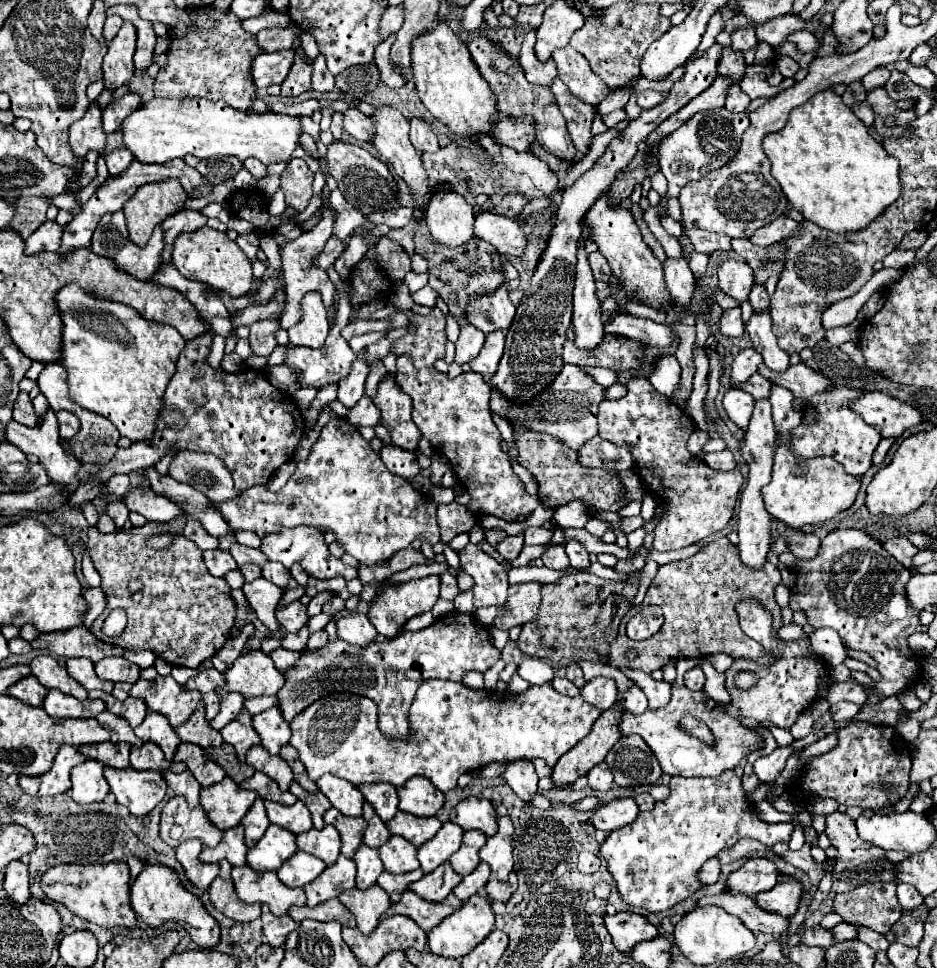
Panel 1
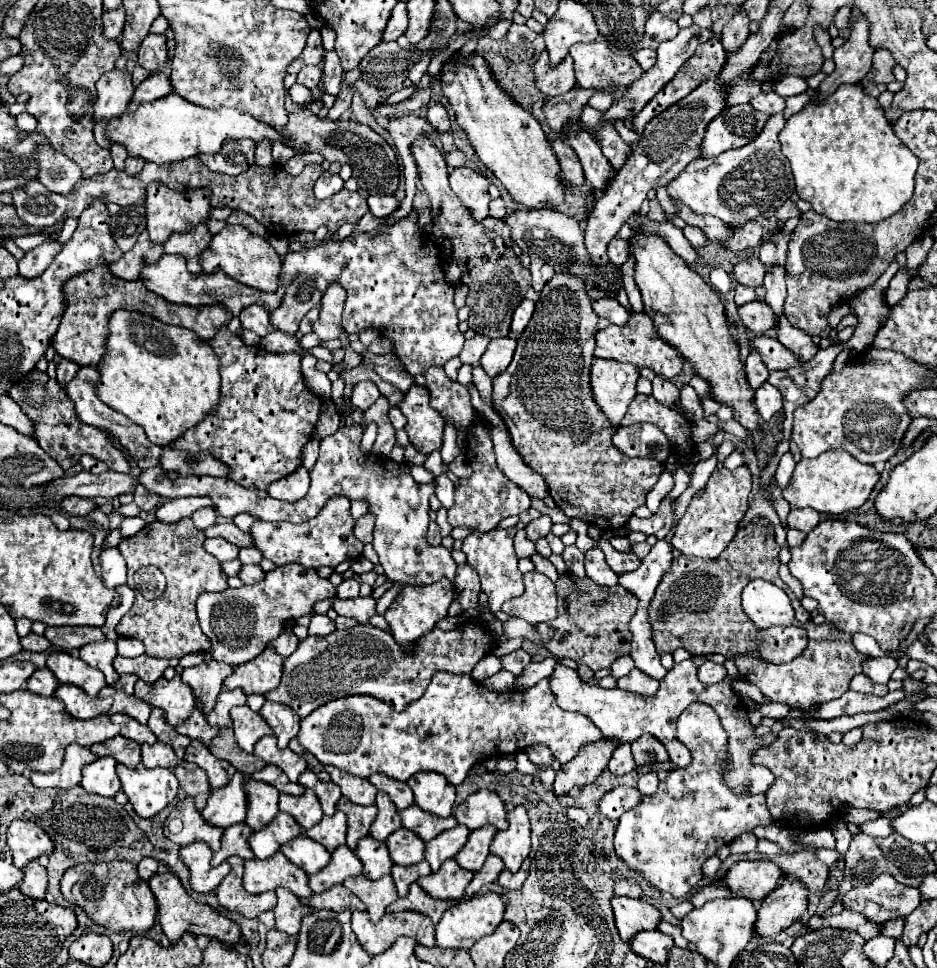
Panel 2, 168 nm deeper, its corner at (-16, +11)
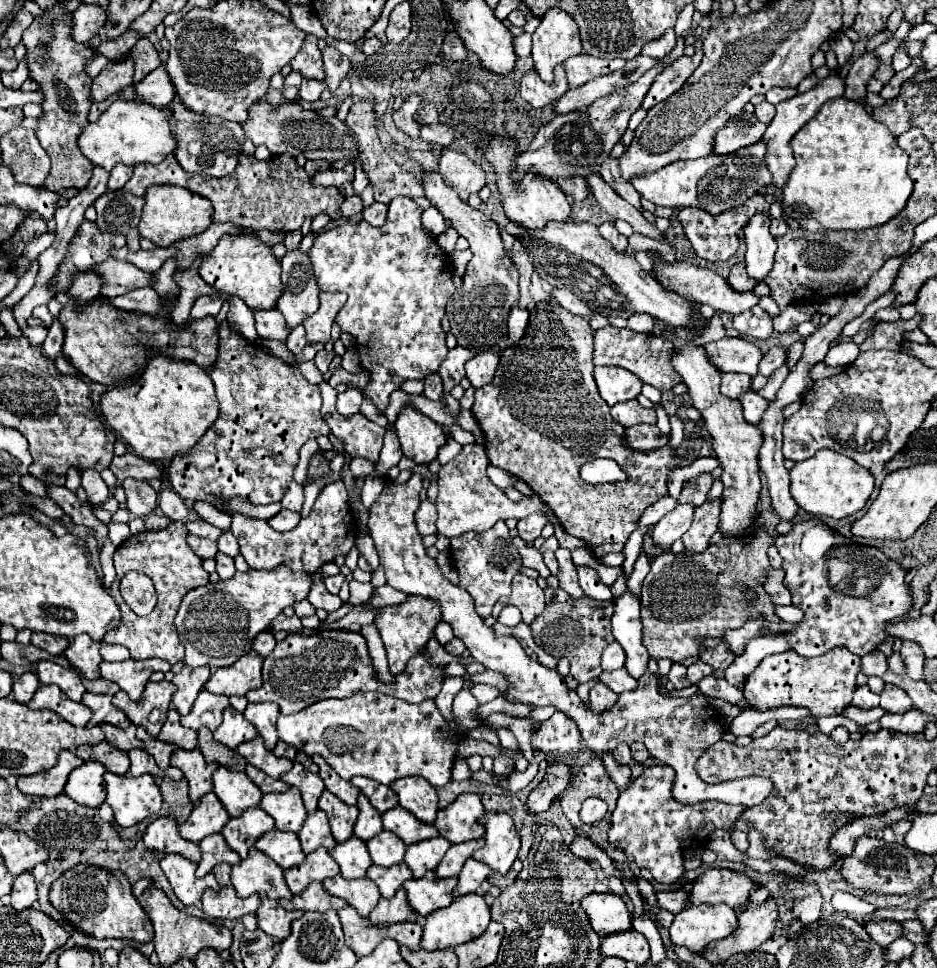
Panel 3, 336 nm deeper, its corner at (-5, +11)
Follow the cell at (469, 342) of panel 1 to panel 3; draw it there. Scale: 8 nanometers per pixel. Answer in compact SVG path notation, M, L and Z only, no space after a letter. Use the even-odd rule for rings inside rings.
M455 346L453 350L449 350L447 358L443 360L439 374L443 378L443 386L445 390L451 390L455 384L459 384L459 380L465 376L465 362L471 360L475 356L475 352L471 348L463 348L463 346Z

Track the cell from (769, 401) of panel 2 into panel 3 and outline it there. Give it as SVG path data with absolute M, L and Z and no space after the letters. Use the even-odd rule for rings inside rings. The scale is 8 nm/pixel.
M755 390L745 392L739 402L743 404L743 416L749 424L759 424L763 412L769 408L769 400L765 400L761 394L757 394Z

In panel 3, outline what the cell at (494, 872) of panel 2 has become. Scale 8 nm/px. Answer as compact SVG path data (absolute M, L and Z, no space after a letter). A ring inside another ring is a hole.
M469 858L469 860L465 862L463 870L461 870L459 876L457 876L459 882L457 882L455 890L453 890L453 896L457 898L457 896L465 896L465 894L475 892L489 874L491 874L491 870L489 870L487 864L477 862L475 858Z

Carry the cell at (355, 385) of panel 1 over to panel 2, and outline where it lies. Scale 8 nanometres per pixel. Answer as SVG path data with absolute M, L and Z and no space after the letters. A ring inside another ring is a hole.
M360 382L360 384L356 384L354 392L350 396L352 406L358 408L358 410L362 410L362 412L366 412L378 398L380 398L380 392L378 392L376 384L372 384L372 382Z

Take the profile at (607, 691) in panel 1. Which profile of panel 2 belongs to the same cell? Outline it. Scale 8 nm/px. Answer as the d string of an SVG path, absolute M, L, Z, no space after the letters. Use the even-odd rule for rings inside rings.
M628 654L616 658L614 664L612 664L612 676L614 676L616 680L622 678L622 676L626 676L626 674L632 672L632 670L634 670L634 660L632 660Z

